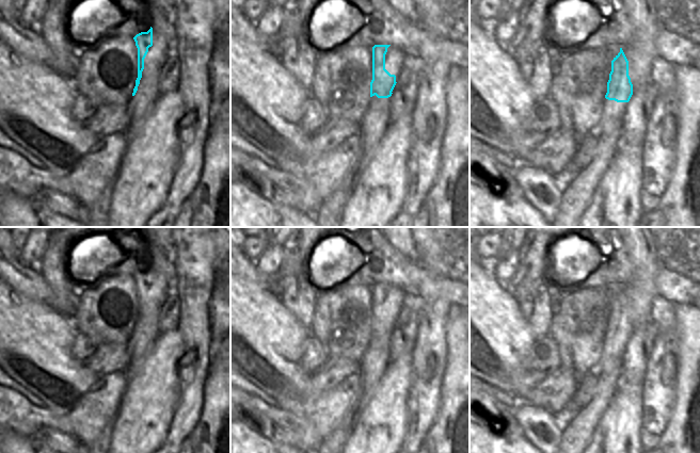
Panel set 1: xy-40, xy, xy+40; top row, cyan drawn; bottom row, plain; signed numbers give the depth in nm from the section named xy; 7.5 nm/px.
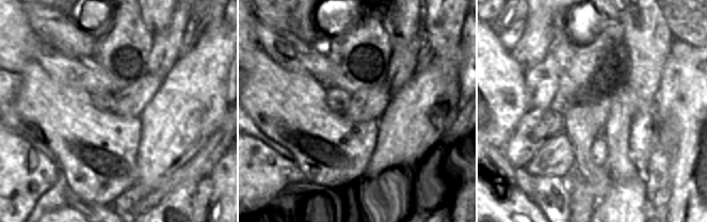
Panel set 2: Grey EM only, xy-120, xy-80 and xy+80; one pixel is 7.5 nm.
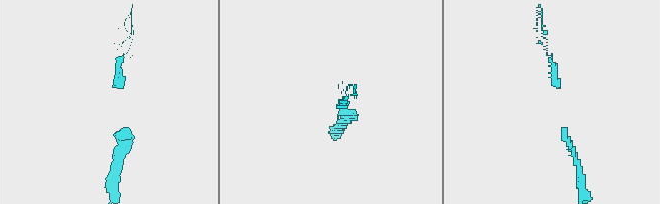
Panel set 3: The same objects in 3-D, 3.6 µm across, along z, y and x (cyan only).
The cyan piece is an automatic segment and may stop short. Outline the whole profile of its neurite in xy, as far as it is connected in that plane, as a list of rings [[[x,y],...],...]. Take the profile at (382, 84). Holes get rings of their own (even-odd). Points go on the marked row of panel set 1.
[[[375,45],[372,47],[372,80],[370,97],[388,98],[396,85],[396,76],[385,69],[385,54],[391,45]]]

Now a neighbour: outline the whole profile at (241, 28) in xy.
[[[230,4],[230,34],[254,45],[260,45],[275,56],[281,50],[276,37],[265,38],[258,31],[255,22],[250,21],[236,6]]]

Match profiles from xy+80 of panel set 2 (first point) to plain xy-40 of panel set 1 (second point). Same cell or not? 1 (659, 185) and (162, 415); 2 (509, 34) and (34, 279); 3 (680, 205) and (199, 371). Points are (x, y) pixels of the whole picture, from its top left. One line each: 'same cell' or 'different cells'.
1: different cells
2: different cells
3: different cells

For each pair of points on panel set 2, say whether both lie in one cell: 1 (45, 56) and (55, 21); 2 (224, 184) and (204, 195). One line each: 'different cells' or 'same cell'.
1: different cells
2: different cells

